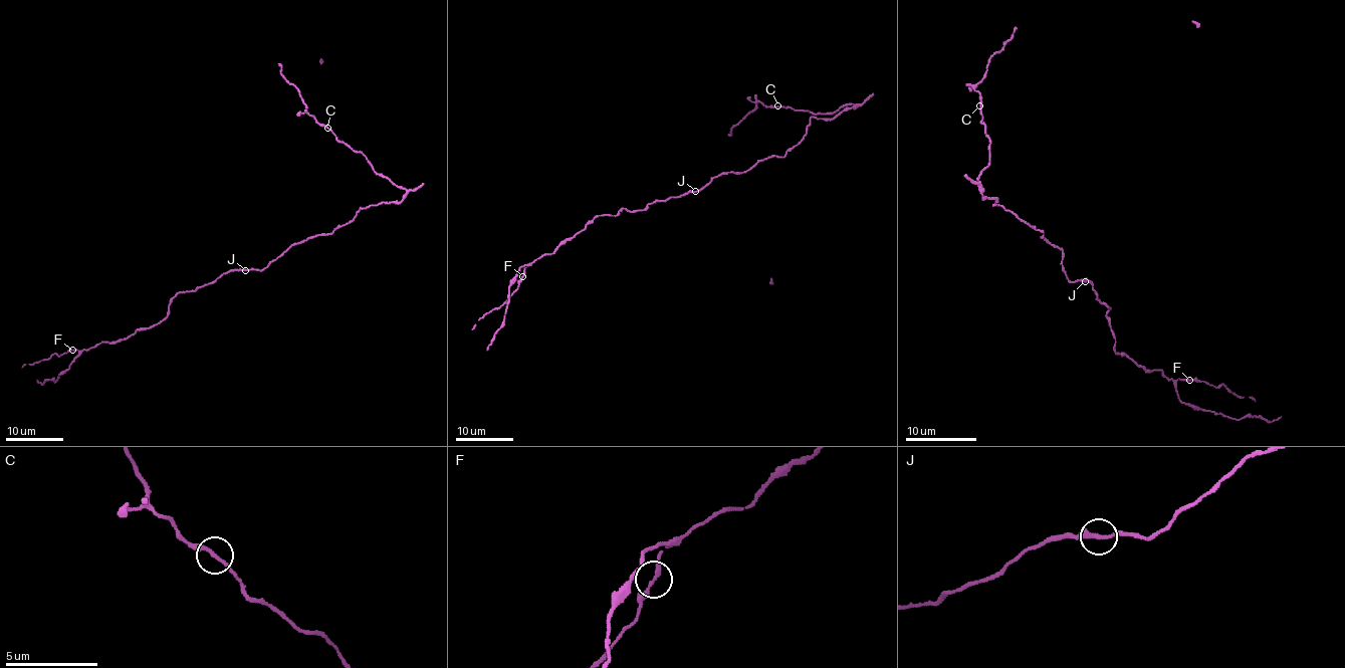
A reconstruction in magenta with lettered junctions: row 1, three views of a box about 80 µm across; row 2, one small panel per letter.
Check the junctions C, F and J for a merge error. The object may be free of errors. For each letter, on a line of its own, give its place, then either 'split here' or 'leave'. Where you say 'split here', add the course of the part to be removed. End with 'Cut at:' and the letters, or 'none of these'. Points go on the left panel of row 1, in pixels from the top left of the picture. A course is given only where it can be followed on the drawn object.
C: place (327, 128); leave
F: place (72, 350); leave
J: place (245, 270); leave
Cut at: none of these

